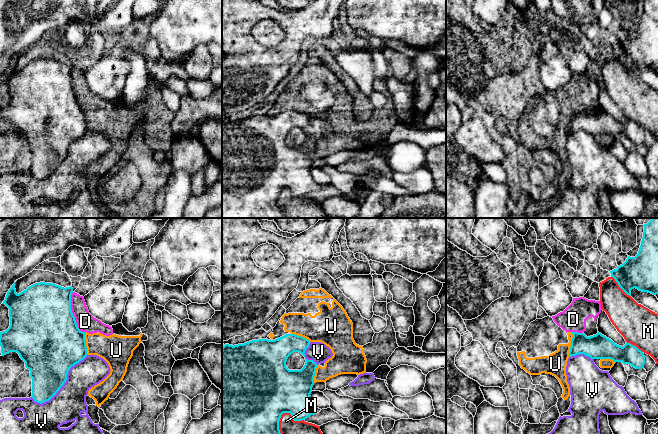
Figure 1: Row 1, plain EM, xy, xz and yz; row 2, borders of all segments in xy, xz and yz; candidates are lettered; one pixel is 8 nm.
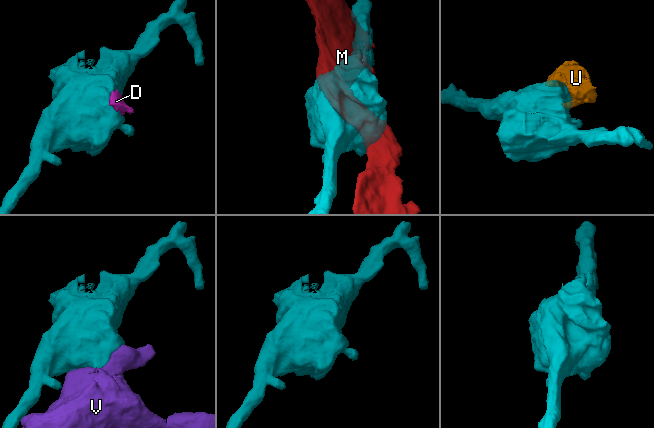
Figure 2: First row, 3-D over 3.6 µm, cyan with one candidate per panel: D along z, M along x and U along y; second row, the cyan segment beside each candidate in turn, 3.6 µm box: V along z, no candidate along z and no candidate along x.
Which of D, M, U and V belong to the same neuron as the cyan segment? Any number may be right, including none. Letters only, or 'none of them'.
none of them

